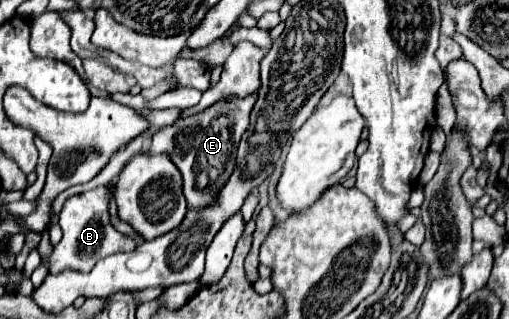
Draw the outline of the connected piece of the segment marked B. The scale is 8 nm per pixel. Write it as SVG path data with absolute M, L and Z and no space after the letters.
M100 185L82 195L72 195L66 199L64 209L60 213L60 221L58 221L64 235L62 235L60 243L54 247L54 253L50 257L50 273L58 275L64 269L88 273L96 265L96 261L106 255L112 255L118 251L134 251L136 241L130 239L128 235L116 231L114 225L110 223L108 205L114 195L114 189L116 187Z

